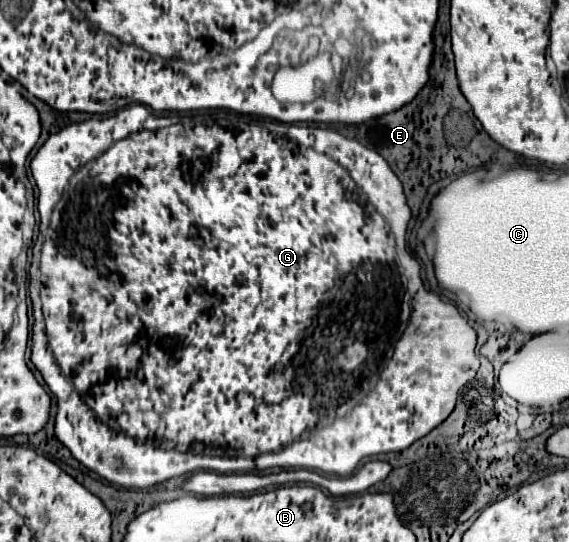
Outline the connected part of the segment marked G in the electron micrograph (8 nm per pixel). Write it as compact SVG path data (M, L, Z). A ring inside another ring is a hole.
M133 103L133 104L130 104L130 105L128 105L128 106L126 106L126 107L124 107L124 108L122 108L122 109L120 109L120 110L118 110L118 111L116 111L116 113L113 113L113 114L112 114L112 115L110 115L110 117L106 117L106 119L96 119L96 117L90 117L90 119L86 119L86 121L76 121L76 123L70 123L70 125L66 125L66 127L62 127L62 129L60 129L60 131L58 131L58 133L54 133L54 135L50 135L50 137L48 137L48 141L46 141L46 143L44 143L44 145L42 145L42 147L40 147L40 149L38 149L38 153L36 153L36 155L34 155L34 159L32 159L32 163L30 163L30 167L32 167L32 175L34 175L34 181L36 181L36 187L38 187L38 211L40 211L40 219L41 219L41 223L40 223L40 227L39 227L39 229L40 229L40 231L41 231L41 232L45 232L45 231L46 231L46 230L48 230L48 229L49 229L49 227L50 227L50 233L48 233L48 237L46 237L46 239L44 239L44 245L42 245L42 259L40 259L40 271L42 271L42 289L40 289L40 291L29 291L29 296L30 296L30 298L31 298L31 301L32 301L32 307L33 307L33 308L36 308L36 309L34 309L34 310L38 310L38 311L34 311L34 317L35 317L35 322L34 322L34 333L32 333L32 339L34 339L34 345L32 345L32 363L34 363L34 367L36 367L36 369L38 369L38 371L40 371L40 373L42 373L42 377L44 377L44 381L46 381L46 385L48 385L48 389L50 389L50 391L52 391L52 393L54 393L54 395L56 395L56 399L58 399L58 415L56 415L56 437L58 437L58 439L60 439L60 441L62 441L62 443L64 443L64 445L66 445L66 447L68 447L68 449L70 449L70 453L72 453L72 455L74 455L74 457L76 457L76 459L78 459L78 461L80 461L80 463L84 463L84 465L86 465L86 467L88 467L88 469L90 469L90 471L94 471L94 473L98 473L98 475L100 475L100 477L102 477L102 479L106 479L106 481L110 481L110 483L116 483L116 485L122 485L122 487L128 487L128 489L146 489L146 487L152 487L152 485L158 485L158 483L162 483L162 481L166 481L166 479L170 479L170 477L180 477L180 475L186 475L186 473L192 473L192 471L200 471L200 469L206 469L206 471L218 471L218 473L250 473L250 471L264 471L264 469L274 469L274 467L278 467L278 469L312 469L312 471L324 471L324 473L330 473L330 475L342 475L342 477L344 477L344 475L350 475L350 473L352 473L352 471L354 471L354 467L356 467L356 465L358 465L358 463L360 463L360 459L364 459L364 457L370 457L370 455L378 455L378 453L390 453L390 451L402 451L402 449L406 449L406 447L410 447L410 445L412 445L412 443L414 443L414 441L418 441L418 439L422 439L422 437L424 437L424 435L428 435L428 433L430 433L430 431L432 431L432 429L434 429L434 427L438 427L438 425L440 425L440 423L442 423L442 421L444 421L444 419L446 419L446 417L448 417L448 415L450 415L450 413L452 413L452 409L454 409L454 405L456 405L456 399L458 399L458 391L460 391L460 387L462 387L462 385L464 385L464 383L468 383L468 381L470 381L470 379L474 379L474 377L476 377L476 371L478 371L478 367L480 367L480 361L478 361L478 365L476 365L476 353L474 353L474 349L476 349L476 331L474 331L474 329L472 329L472 327L470 327L470 325L468 325L468 321L466 321L466 319L464 319L464 317L462 317L462 315L460 315L460 313L458 313L458 309L456 309L456 307L454 307L454 305L450 305L450 303L444 303L444 301L442 301L442 299L440 299L440 297L438 297L438 295L434 295L434 293L430 293L430 291L426 291L426 289L424 289L424 287L422 287L422 279L420 279L420 263L418 263L418 261L416 261L416 259L414 259L414 257L412 257L412 255L410 255L410 253L408 253L408 249L406 249L406 229L408 229L408 221L410 221L410 217L412 217L412 211L410 211L410 207L408 207L408 203L406 203L406 195L404 195L404 189L402 189L402 183L400 183L400 179L398 179L398 177L396 177L396 175L394 175L394 171L392 171L392 169L390 169L390 165L388 165L388 163L386 163L386 161L384 161L384 159L382 159L382 157L380 157L380 155L378 155L378 153L376 153L376 151L372 151L372 149L368 149L368 147L364 147L364 145L360 145L360 143L358 143L358 141L356 141L356 139L348 139L348 137L344 137L344 135L340 135L340 133L338 133L338 131L330 131L330 129L320 129L320 127L296 127L296 125L290 125L290 127L288 127L288 125L286 125L286 123L276 123L276 121L268 121L268 119L256 119L256 117L254 117L254 115L244 115L244 113L234 113L234 111L228 111L228 109L216 109L216 111L192 111L192 113L186 113L186 115L184 115L184 117L178 117L178 121L177 121L177 120L176 120L176 119L172 119L172 118L170 118L170 117L160 117L160 116L156 116L156 115L154 115L154 114L153 114L153 113L152 113L152 112L151 112L151 111L148 111L148 109L146 109L146 106L145 106L145 105L142 105L142 104L140 104L140 103ZM308 135L310 135L310 137L312 137L312 141L310 141L310 143L312 143L312 147L316 147L316 151L314 151L314 149L312 149L312 147L304 147L304 145L306 145L306 143L308 143ZM396 247L398 247L398 255L400 255L400 261L402 261L402 267L404 267L404 275L406 275L406 279L408 279L408 289L406 289L406 287L404 287L404 285L402 285L402 279L400 279L400 285L398 285L398 271L400 271L400 269L398 269L398 259L396 259ZM48 341L50 341L50 349L52 349L52 351L50 351L50 353L54 353L54 357L56 357L56 359L54 359L54 361L48 361ZM358 395L366 395L366 397L364 397L364 399L362 399L362 403L360 403L360 405L356 405L356 399L358 399ZM212 455L244 455L244 457L222 457L222 461L202 461L202 457L210 457L210 459L214 459L214 457L212 457Z

